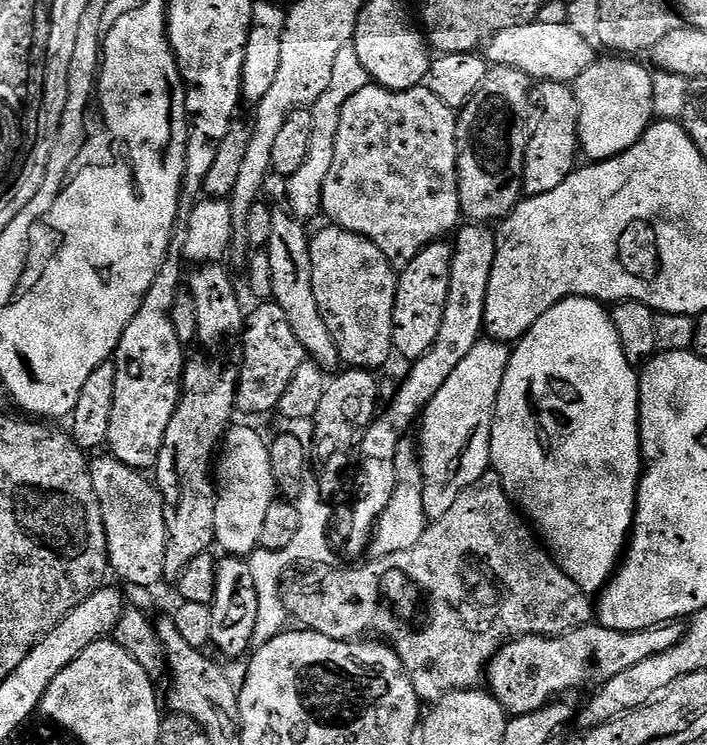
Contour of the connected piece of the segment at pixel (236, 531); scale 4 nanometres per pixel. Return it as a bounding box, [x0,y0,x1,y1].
[214,423,278,558]

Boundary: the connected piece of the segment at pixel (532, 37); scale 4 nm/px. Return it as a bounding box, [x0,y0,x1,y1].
[486,22,598,85]

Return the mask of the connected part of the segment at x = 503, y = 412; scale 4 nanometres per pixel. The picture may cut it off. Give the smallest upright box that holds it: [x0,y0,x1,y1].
[490,296,642,594]

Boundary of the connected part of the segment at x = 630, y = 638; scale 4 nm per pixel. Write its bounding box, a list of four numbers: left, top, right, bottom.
[486,622,685,716]

